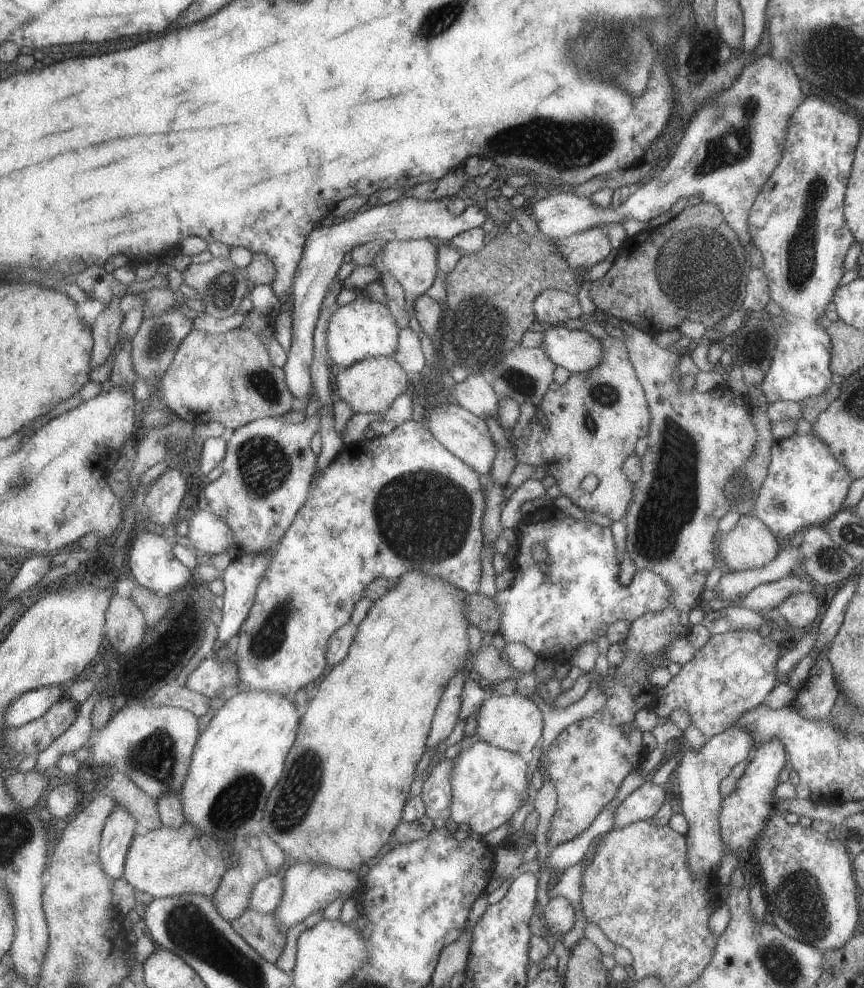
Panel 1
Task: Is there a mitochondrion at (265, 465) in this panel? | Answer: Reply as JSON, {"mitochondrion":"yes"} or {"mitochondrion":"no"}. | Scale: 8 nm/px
{"mitochondrion":"yes"}

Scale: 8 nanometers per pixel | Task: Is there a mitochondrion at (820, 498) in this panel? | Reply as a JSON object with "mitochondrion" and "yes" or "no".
{"mitochondrion":"no"}

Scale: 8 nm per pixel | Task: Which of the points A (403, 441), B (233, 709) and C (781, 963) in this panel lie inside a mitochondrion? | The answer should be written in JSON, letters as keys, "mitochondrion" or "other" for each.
{"A":"other","B":"other","C":"mitochondrion"}

